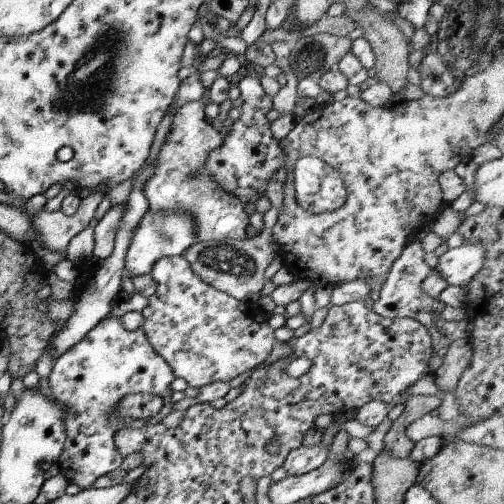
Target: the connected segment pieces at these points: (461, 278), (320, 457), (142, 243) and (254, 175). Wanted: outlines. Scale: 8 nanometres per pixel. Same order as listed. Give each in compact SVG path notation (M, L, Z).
M462 244L447 249L438 256L435 270L441 274L439 278L446 286L463 287L481 268L483 264L483 246L481 244Z
M300 445L287 452L282 467L287 476L301 476L321 466L330 455L328 448L325 448L325 446L305 447Z
M147 208L147 212L141 216L141 220L129 240L127 252L123 256L123 266L131 276L149 274L157 260L163 257L185 256L185 250L195 243L197 243L197 236L193 232L193 216L187 216L185 212L157 212L157 214L153 214L153 210Z
M243 76L239 80L239 98L242 100L238 108L239 119L233 121L227 133L223 135L221 146L213 148L205 156L205 164L201 168L229 194L233 194L241 206L254 203L261 196L265 196L265 186L269 184L276 171L283 168L285 154L281 150L280 141L273 138L269 130L269 122L265 114L272 108L272 98L261 87L255 76Z

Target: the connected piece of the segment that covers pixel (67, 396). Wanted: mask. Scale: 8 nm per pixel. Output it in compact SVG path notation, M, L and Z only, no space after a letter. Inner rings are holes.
M110 317L101 319L83 338L69 348L65 354L61 354L57 360L54 360L53 366L47 375L48 386L55 400L67 408L65 414L65 440L63 440L63 448L56 463L58 464L59 473L68 480L68 484L75 484L81 489L88 489L99 476L108 472L119 469L119 464L123 457L115 444L113 444L113 436L117 430L121 428L136 428L139 425L151 426L161 422L161 418L167 416L171 412L171 388L169 384L173 382L174 376L171 368L167 366L165 360L161 358L149 346L149 342L145 338L145 333L141 327L136 330L126 330L121 326L119 318ZM126 394L152 394L161 398L161 408L155 416L149 418L141 418L141 420L133 420L133 418L117 418L115 416L115 406L117 402Z

